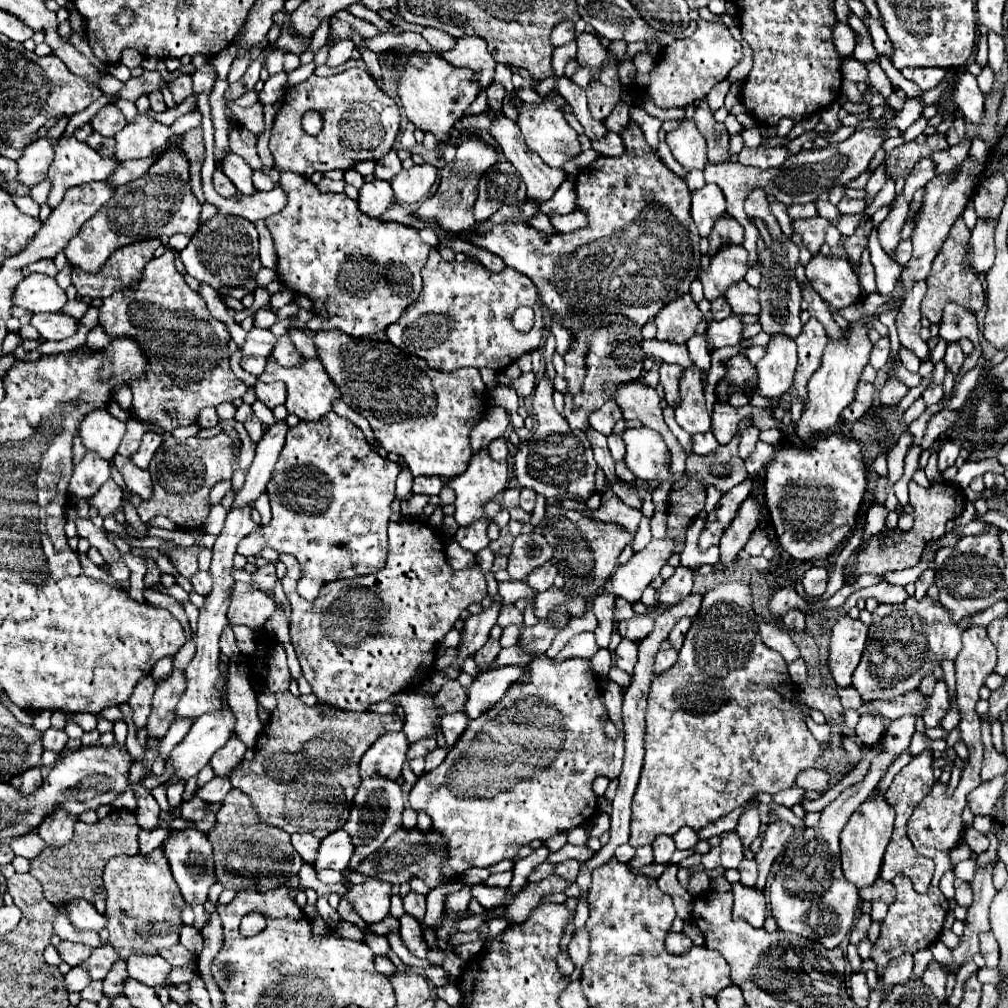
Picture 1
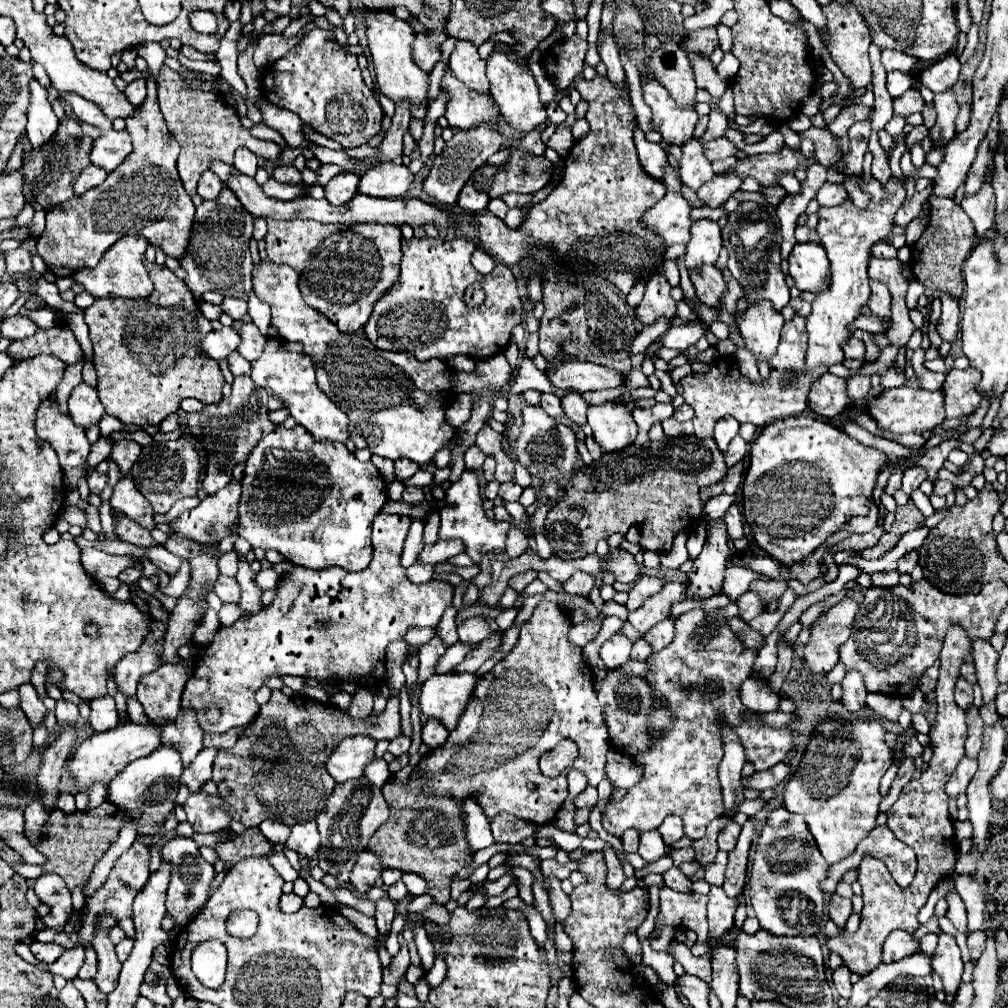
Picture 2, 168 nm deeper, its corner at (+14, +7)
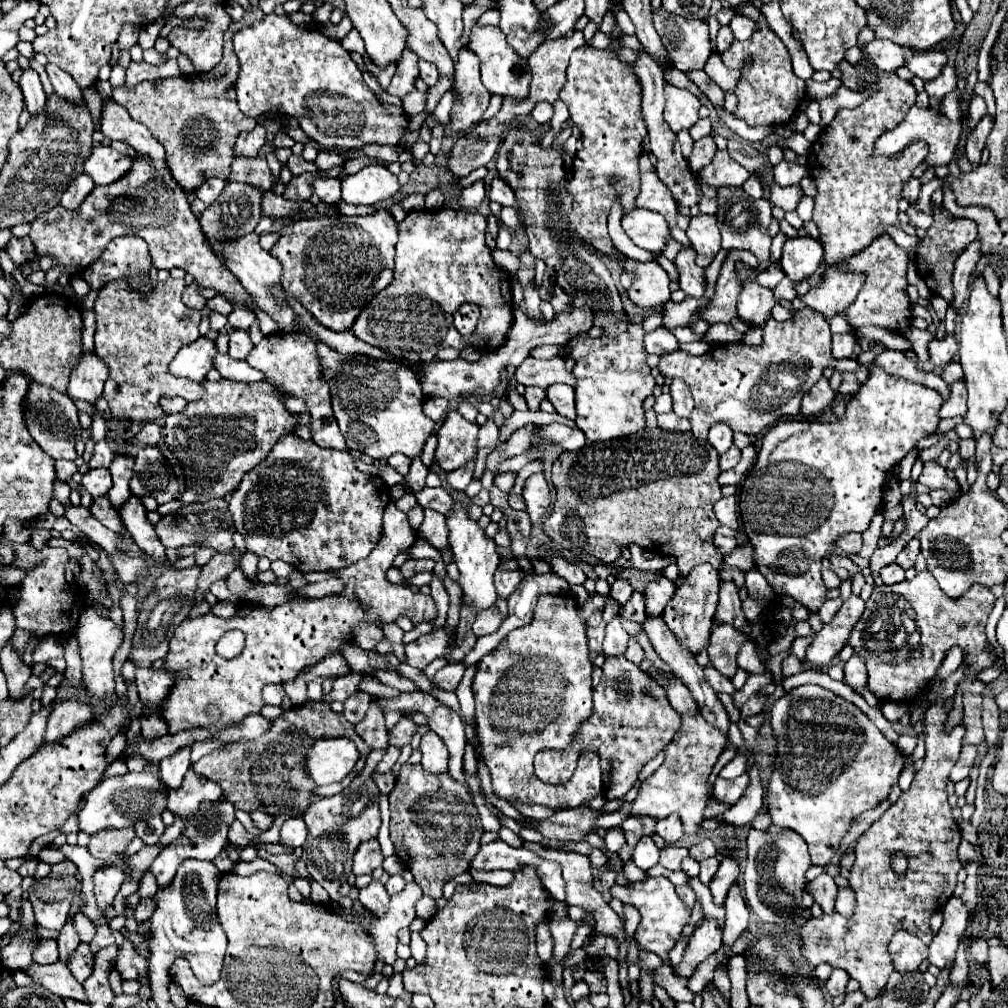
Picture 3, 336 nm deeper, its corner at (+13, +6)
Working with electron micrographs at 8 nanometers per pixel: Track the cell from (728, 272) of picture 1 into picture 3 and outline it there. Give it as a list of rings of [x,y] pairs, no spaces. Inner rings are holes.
[[[695,215],[687,227],[691,247],[697,251],[697,265],[707,267],[721,249],[721,235],[715,215]]]

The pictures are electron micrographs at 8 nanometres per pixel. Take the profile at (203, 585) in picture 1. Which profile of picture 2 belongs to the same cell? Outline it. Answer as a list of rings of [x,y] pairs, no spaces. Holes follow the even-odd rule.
[[[164,546],[144,548],[144,554],[146,554],[146,558],[148,558],[156,568],[160,568],[162,572],[166,572],[168,576],[174,576],[174,574],[178,572],[178,568],[180,568],[180,562],[182,562],[178,556],[170,554]]]

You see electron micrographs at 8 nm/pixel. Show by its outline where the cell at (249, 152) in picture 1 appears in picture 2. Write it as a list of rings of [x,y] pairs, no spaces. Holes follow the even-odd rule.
[[[162,66],[160,72],[156,74],[156,84],[158,84],[158,104],[160,112],[168,124],[168,132],[178,140],[180,144],[180,158],[178,158],[178,174],[180,180],[190,196],[196,194],[196,182],[202,176],[204,170],[208,170],[208,162],[220,160],[232,164],[234,150],[240,146],[250,148],[256,156],[268,158],[278,166],[280,160],[280,146],[274,142],[264,142],[256,140],[250,136],[250,132],[240,124],[240,118],[234,108],[228,108],[224,102],[224,96],[216,90],[202,90],[196,88],[180,78],[178,72]]]

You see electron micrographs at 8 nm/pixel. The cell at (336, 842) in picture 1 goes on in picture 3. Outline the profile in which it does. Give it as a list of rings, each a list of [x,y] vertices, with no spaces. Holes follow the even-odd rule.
[[[289,817],[281,827],[281,845],[285,847],[301,847],[307,839],[307,825],[301,817]]]

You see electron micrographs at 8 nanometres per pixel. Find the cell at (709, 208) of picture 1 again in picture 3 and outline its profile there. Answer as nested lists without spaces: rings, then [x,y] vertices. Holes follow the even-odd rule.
[[[635,209],[635,213],[625,213],[621,221],[629,239],[643,249],[661,253],[671,237],[671,227],[661,213],[649,209]]]

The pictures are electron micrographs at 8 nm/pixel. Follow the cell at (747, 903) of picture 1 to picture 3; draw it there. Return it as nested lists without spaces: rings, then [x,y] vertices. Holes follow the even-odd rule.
[[[703,919],[703,923],[693,931],[689,945],[685,949],[681,965],[675,969],[681,977],[691,977],[699,963],[703,963],[709,955],[713,955],[721,947],[723,929],[717,919]]]

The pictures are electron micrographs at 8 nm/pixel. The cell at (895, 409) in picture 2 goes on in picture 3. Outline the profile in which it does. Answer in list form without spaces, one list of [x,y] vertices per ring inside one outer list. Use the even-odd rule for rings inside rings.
[[[873,369],[867,383],[861,385],[861,391],[847,403],[845,417],[835,423],[785,419],[761,437],[757,461],[741,487],[739,509],[745,533],[755,549],[755,567],[777,593],[791,595],[809,611],[817,611],[819,605],[823,605],[827,595],[827,587],[821,579],[823,557],[839,533],[863,533],[869,529],[871,517],[881,511],[887,471],[897,465],[919,439],[935,433],[941,405],[943,397],[935,389],[911,381],[897,381],[881,369]]]

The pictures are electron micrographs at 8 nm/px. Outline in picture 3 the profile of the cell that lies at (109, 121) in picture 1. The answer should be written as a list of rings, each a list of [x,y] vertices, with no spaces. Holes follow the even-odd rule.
[[[51,63],[45,69],[47,69],[49,81],[51,81],[51,85],[53,85],[53,89],[55,89],[55,93],[59,97],[63,97],[63,99],[67,99],[67,101],[71,101],[75,105],[83,105],[85,103],[79,85],[73,81],[73,77],[69,77],[69,73],[65,73],[63,69],[59,69],[59,67],[51,65]]]

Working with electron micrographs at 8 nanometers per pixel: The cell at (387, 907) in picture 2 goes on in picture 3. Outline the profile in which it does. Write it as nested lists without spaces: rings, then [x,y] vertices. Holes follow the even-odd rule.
[[[371,881],[369,887],[359,889],[359,901],[377,917],[383,917],[389,909],[389,893],[381,885],[381,881]]]

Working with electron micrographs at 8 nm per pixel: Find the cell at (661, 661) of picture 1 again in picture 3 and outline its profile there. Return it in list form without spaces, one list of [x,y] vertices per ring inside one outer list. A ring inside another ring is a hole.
[[[631,639],[629,641],[629,649],[627,649],[627,653],[625,653],[625,657],[629,659],[629,661],[633,661],[633,663],[641,663],[643,661],[643,657],[645,657],[645,653],[643,653],[643,649],[641,649],[641,645],[635,641],[635,639]]]

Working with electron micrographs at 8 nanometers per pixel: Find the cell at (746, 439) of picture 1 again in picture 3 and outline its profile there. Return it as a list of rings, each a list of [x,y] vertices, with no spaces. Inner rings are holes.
[[[713,425],[713,429],[709,431],[709,443],[717,449],[717,453],[725,453],[733,445],[733,431],[729,429],[729,425]]]

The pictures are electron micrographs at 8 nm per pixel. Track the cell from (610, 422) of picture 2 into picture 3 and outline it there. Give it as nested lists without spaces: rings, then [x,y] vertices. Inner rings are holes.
[[[629,325],[629,329],[617,337],[591,339],[587,333],[581,333],[569,343],[571,359],[577,361],[573,369],[573,375],[577,377],[577,427],[589,441],[611,441],[647,427],[643,401],[653,395],[655,379],[645,363],[643,335],[645,331],[641,325]]]

